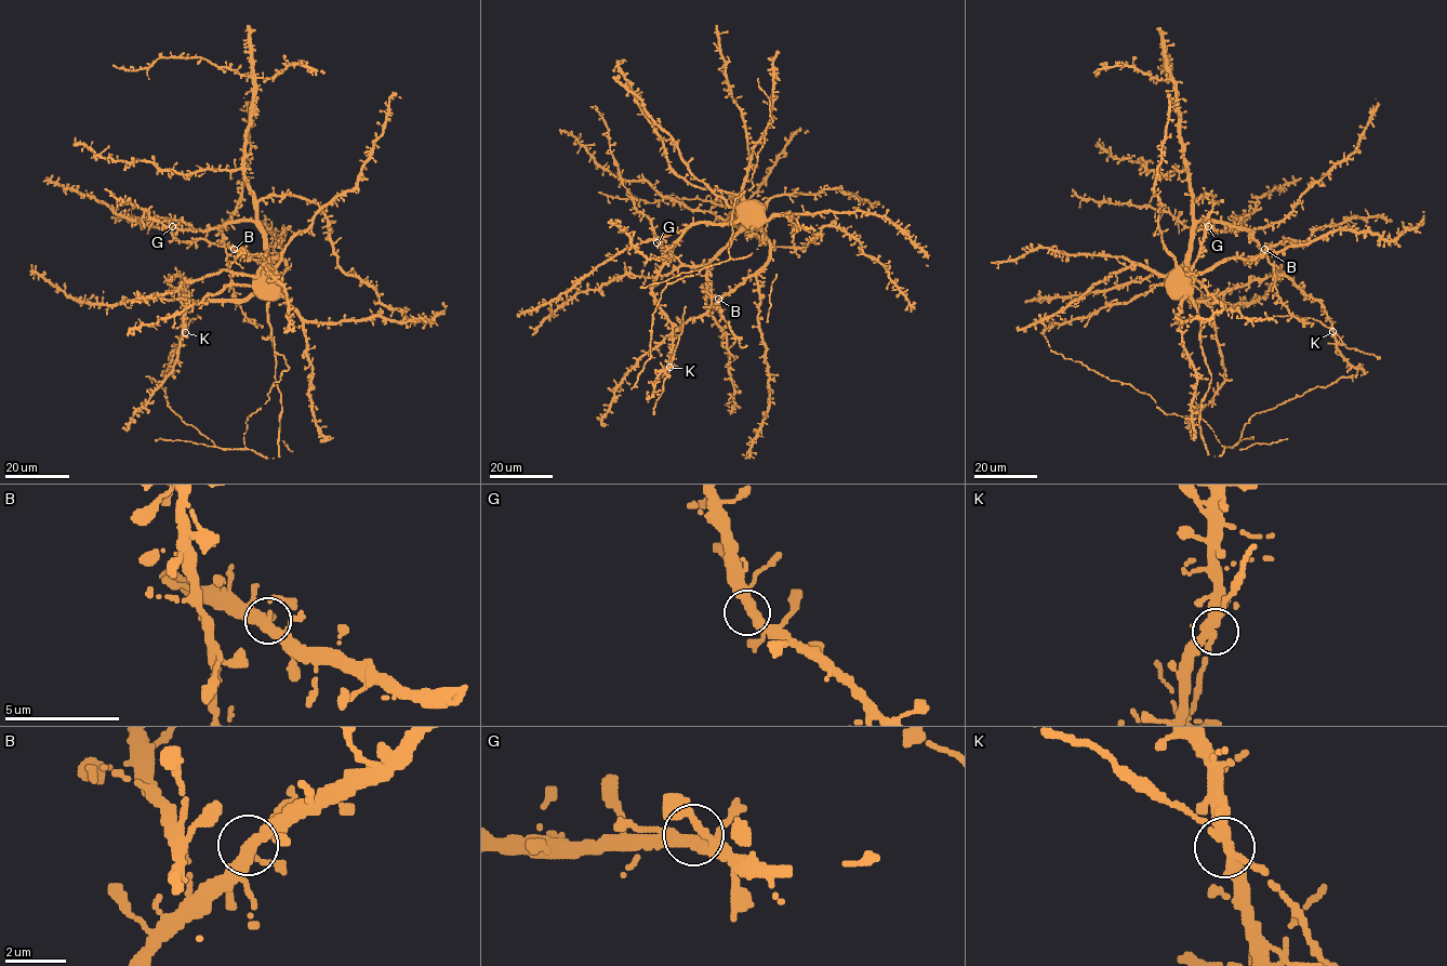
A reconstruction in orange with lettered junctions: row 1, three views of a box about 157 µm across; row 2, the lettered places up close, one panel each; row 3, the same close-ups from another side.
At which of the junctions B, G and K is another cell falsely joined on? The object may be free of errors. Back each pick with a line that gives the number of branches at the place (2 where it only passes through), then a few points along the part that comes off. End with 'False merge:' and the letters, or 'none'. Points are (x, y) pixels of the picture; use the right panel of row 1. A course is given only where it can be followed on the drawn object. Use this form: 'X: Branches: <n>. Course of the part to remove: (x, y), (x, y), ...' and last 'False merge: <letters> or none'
K: Branches: 4. Course of the part to remove: (1332, 331), (1310, 317), (1293, 315), (1272, 318)
False merge: K

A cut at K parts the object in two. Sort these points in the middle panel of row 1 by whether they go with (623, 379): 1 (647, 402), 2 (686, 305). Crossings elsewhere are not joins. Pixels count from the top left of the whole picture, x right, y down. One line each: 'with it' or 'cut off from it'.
1: with it
2: cut off from it

